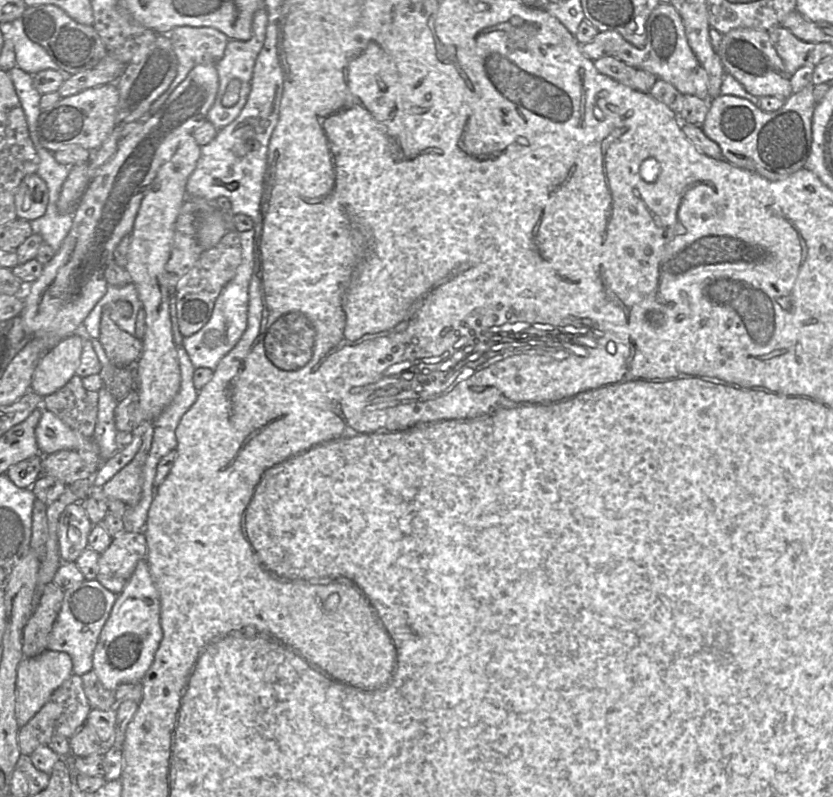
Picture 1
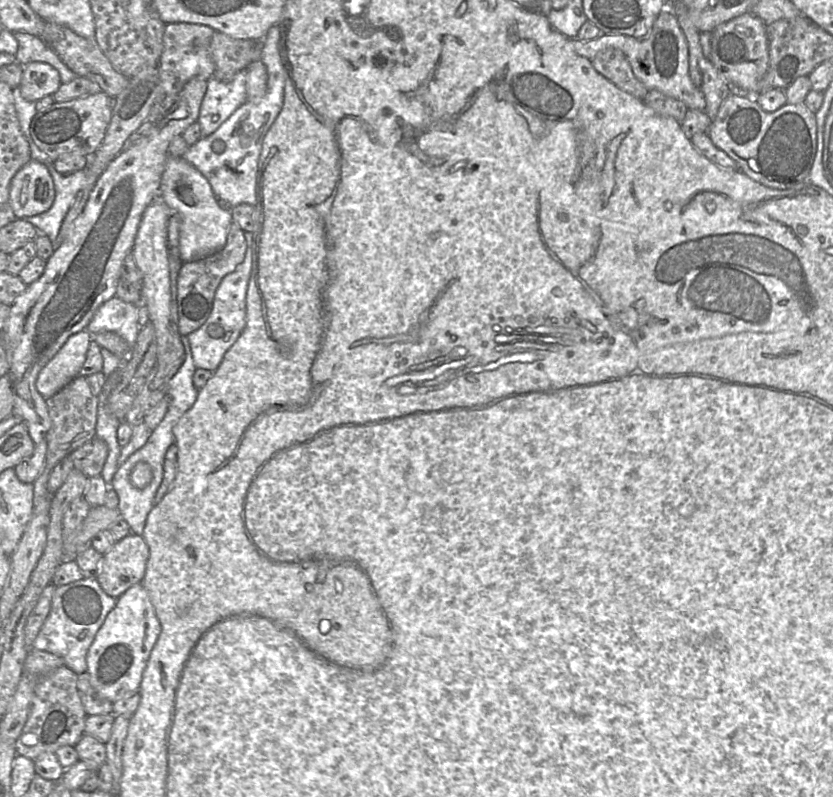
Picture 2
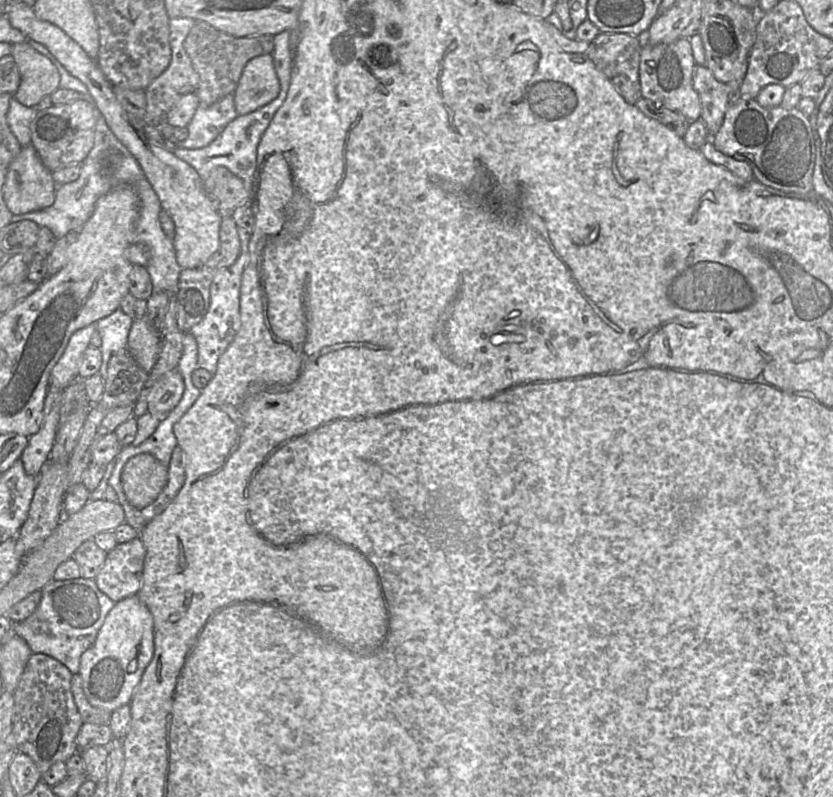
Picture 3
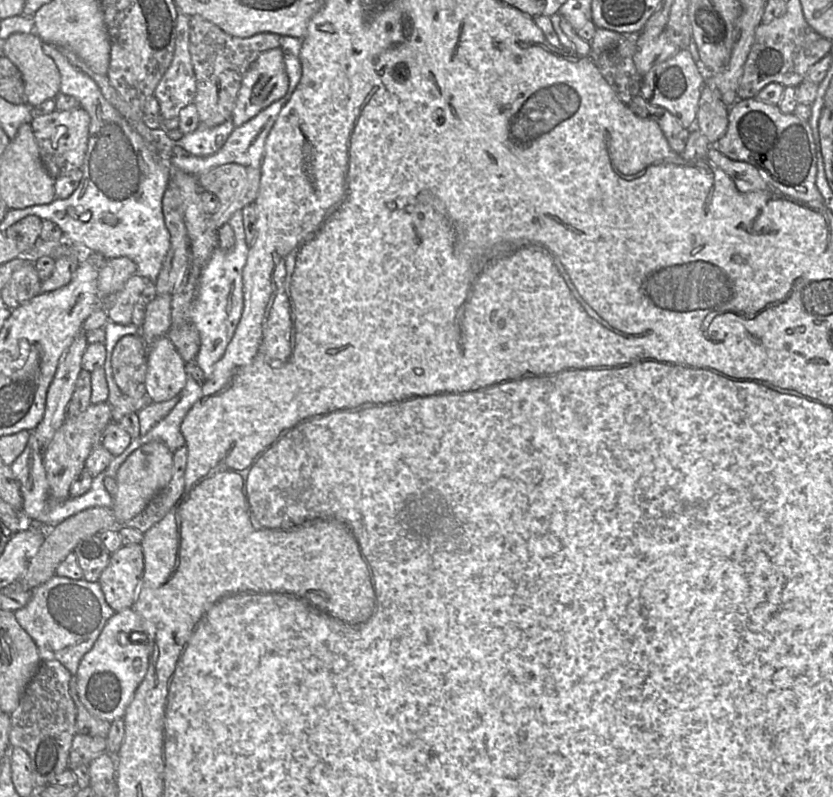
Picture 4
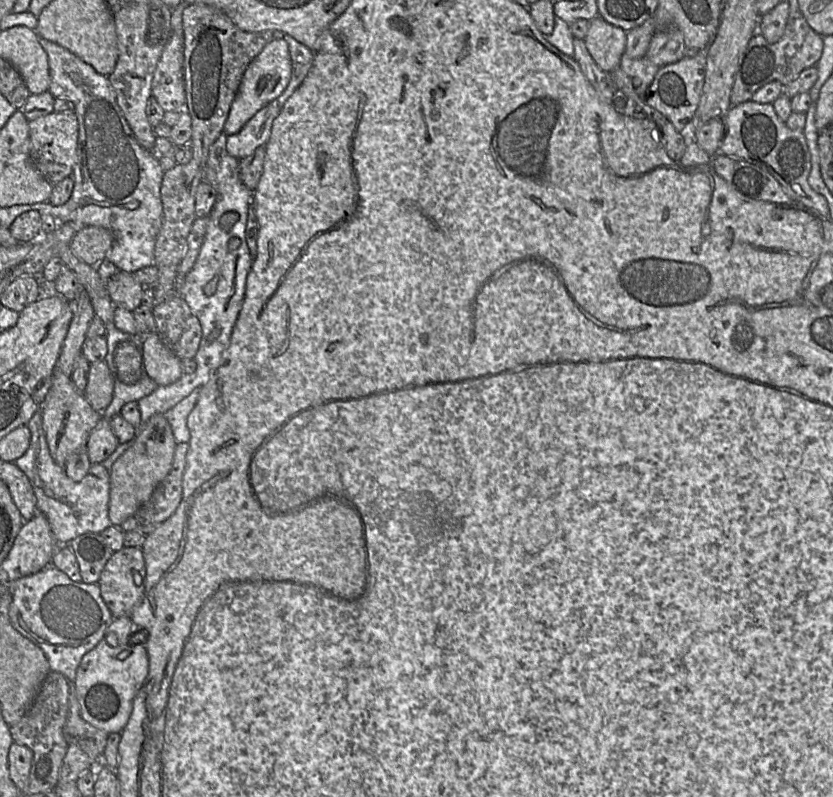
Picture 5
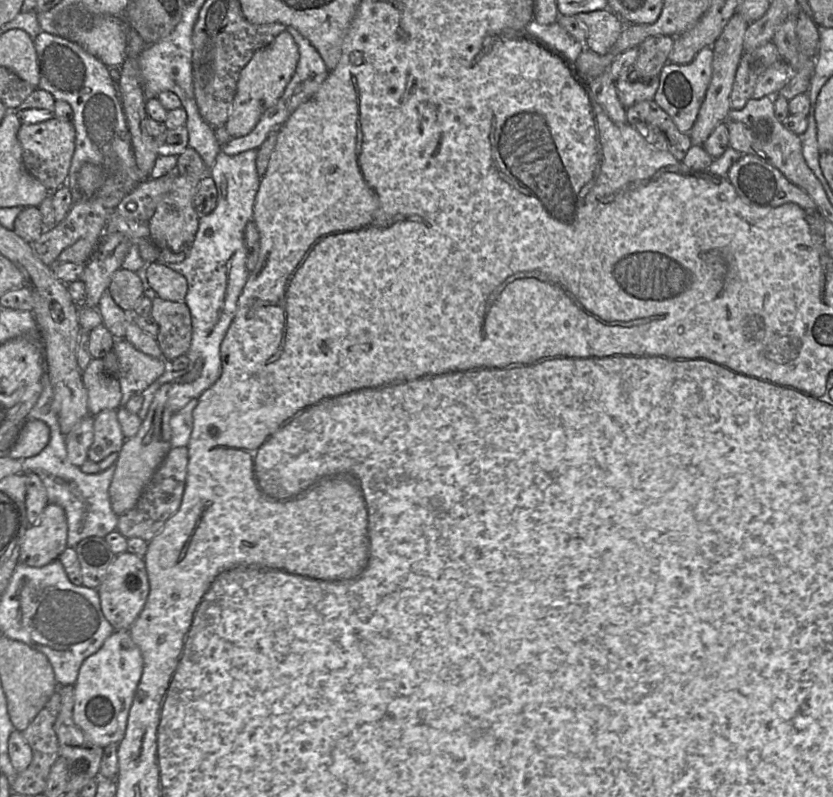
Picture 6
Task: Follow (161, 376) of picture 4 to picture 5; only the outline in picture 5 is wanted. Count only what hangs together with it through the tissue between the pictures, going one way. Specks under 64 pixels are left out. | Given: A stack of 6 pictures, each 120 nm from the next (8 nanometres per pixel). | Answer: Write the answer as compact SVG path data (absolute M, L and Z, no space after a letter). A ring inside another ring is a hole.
M157 331L143 336L142 357L145 373L158 386L170 385L183 375L181 359L167 347Z

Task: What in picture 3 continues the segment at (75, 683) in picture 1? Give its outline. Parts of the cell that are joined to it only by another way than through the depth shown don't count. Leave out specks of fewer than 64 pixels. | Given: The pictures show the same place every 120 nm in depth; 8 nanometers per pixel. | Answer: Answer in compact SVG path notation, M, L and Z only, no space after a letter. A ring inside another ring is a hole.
M32 653L15 689L12 733L18 752L27 754L42 775L56 762L65 763L78 752L77 734L83 724L71 691L72 673L58 660L43 654Z

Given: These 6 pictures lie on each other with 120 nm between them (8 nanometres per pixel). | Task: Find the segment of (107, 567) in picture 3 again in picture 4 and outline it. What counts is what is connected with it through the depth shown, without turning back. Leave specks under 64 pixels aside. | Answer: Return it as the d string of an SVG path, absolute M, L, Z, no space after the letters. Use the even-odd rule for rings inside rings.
M141 544L122 545L110 555L98 583L106 602L115 612L133 606L143 571L144 558Z

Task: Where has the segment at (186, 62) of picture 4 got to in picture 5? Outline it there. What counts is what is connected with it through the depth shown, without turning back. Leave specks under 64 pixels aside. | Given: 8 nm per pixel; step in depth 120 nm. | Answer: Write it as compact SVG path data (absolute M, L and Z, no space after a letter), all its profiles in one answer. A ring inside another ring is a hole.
M172 31L154 72L152 95L164 111L186 110L183 33Z

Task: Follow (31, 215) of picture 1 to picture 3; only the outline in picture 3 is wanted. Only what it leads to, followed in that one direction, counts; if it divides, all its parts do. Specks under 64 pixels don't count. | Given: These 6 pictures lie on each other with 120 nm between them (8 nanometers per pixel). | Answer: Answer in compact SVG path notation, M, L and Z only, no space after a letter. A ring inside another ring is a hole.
M29 144L22 147L20 153L10 163L2 192L11 213L20 215L51 206L55 200L57 186L53 172L42 163L34 146Z

